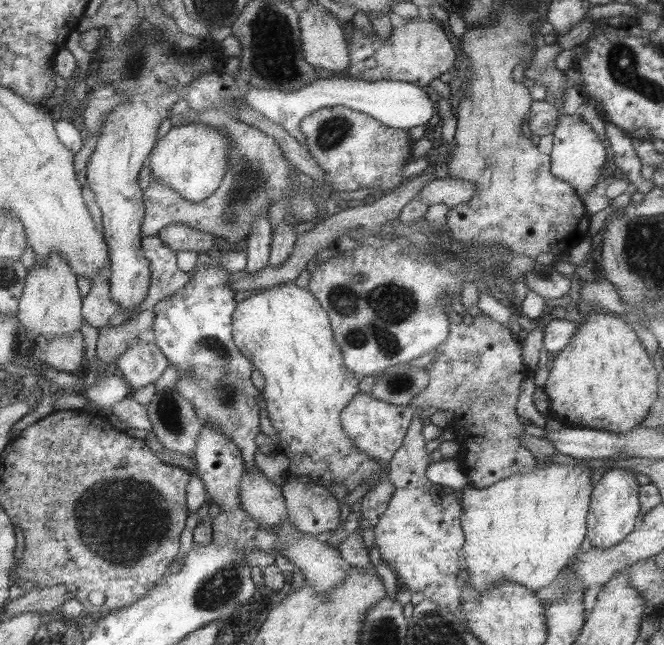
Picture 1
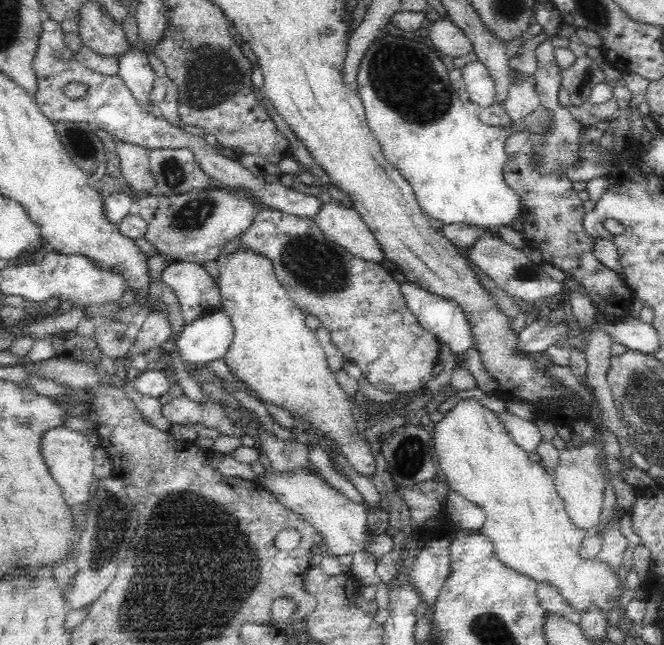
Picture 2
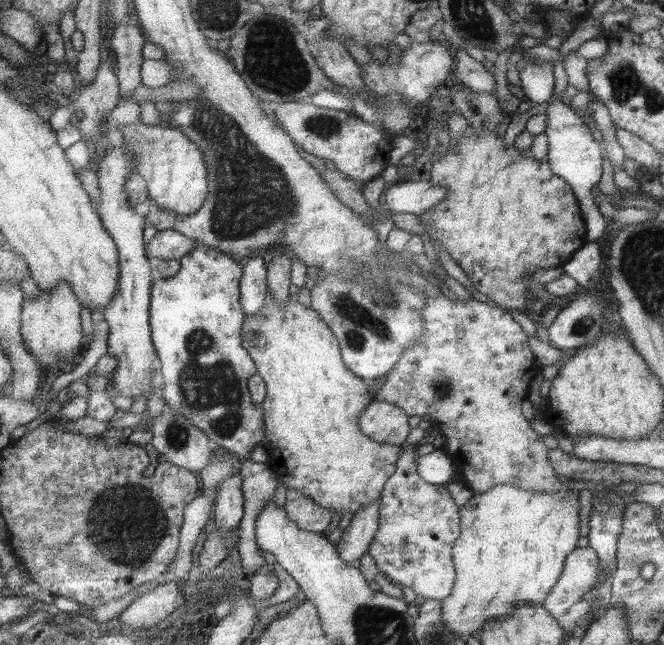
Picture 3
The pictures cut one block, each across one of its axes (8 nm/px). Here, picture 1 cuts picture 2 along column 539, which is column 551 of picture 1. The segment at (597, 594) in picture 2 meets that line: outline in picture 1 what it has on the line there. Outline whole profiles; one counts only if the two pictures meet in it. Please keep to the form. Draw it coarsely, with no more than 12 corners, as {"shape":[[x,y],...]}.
{"shape":[[591,469],[463,486],[475,591],[551,586],[586,536]]}

